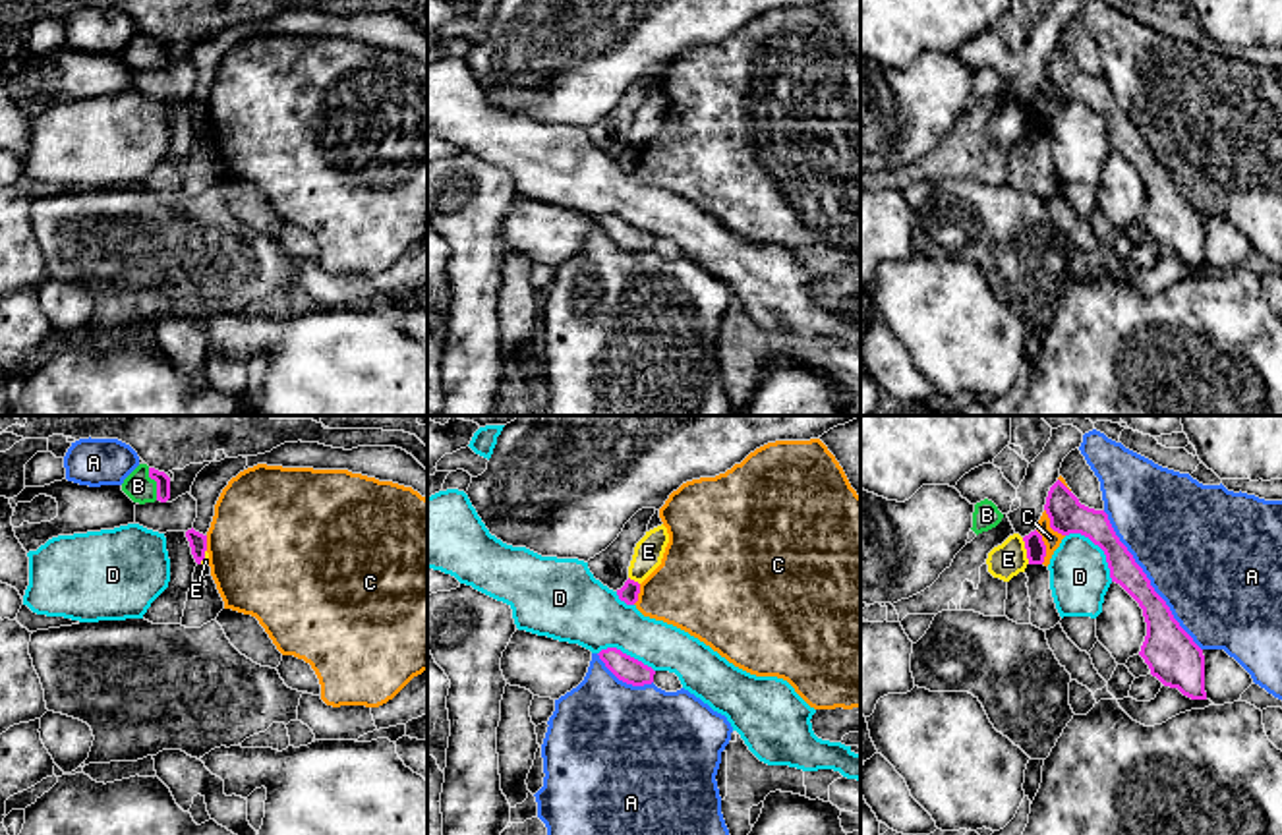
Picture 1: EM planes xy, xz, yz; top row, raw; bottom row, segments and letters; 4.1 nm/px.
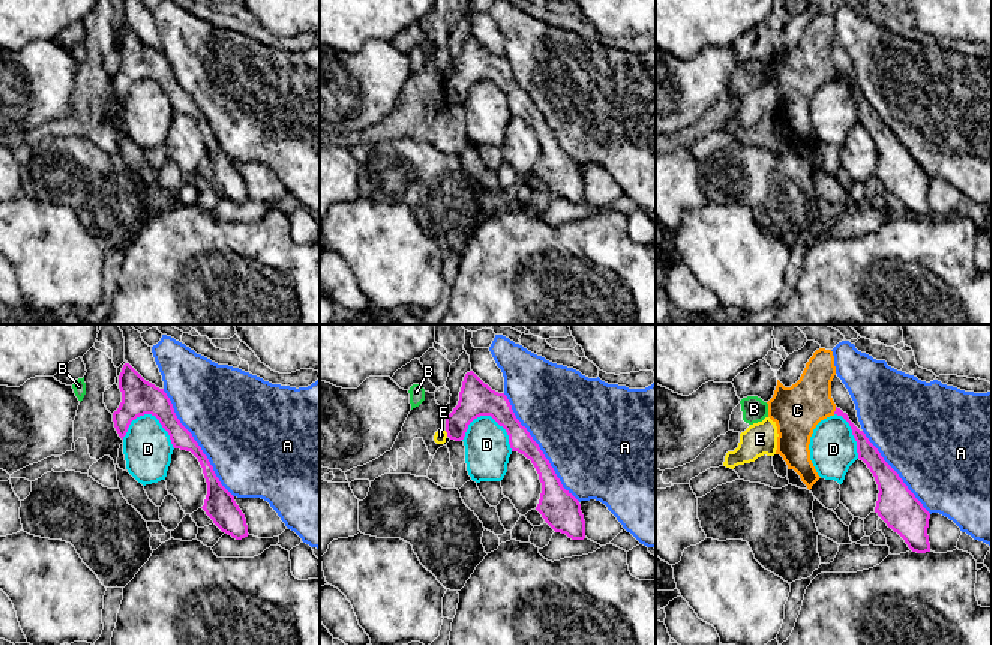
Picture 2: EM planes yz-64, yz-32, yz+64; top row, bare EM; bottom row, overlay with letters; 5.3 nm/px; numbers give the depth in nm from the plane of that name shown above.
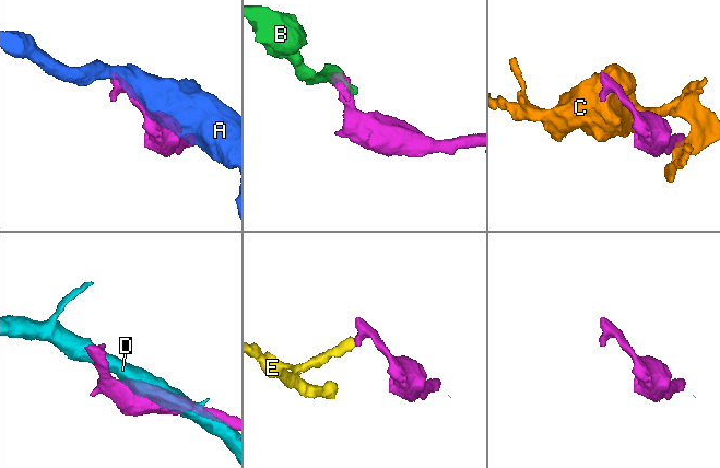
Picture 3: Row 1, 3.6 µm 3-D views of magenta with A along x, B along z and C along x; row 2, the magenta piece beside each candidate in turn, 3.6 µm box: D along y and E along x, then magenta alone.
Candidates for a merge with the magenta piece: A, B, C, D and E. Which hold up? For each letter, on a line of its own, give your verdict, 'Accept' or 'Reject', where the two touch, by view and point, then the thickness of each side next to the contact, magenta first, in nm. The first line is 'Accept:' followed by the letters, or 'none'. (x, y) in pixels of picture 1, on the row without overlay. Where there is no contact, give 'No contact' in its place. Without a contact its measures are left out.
Accept: B
A: Reject. Touches magenta at yz (1149, 147). Thickness 160 nm (magenta) against 500 nm
B: Accept. Touches magenta at xy (157, 51). Thickness 60 nm (magenta) against 120 nm
C: Reject. Touches magenta at yz (1045, 115). Thickness 80 nm (magenta) against 70 nm
D: Reject. Touches magenta at yz (1099, 113). Thickness 150 nm (magenta) against 260 nm
E: Reject. Touches magenta at yz (1027, 118). Thickness 80 nm (magenta) against 140 nm

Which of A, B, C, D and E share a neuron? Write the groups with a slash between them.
A / B / C / D / E

